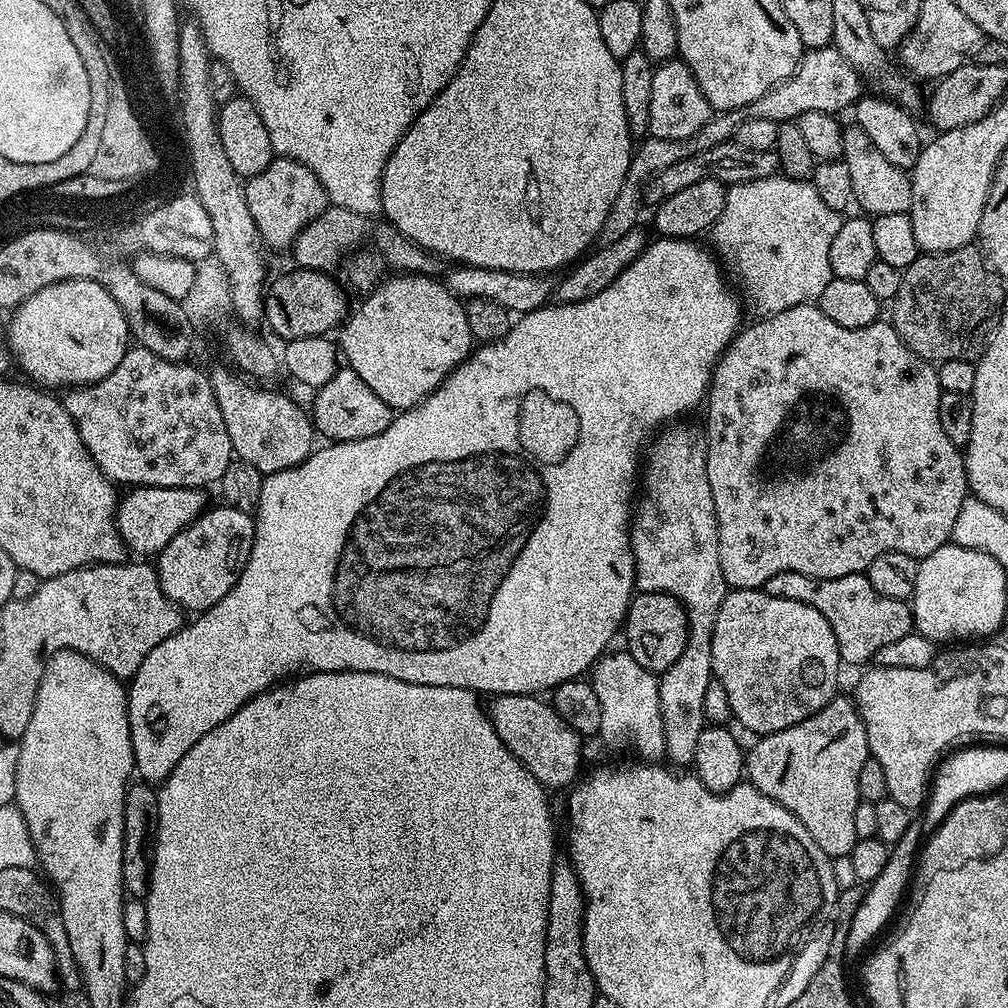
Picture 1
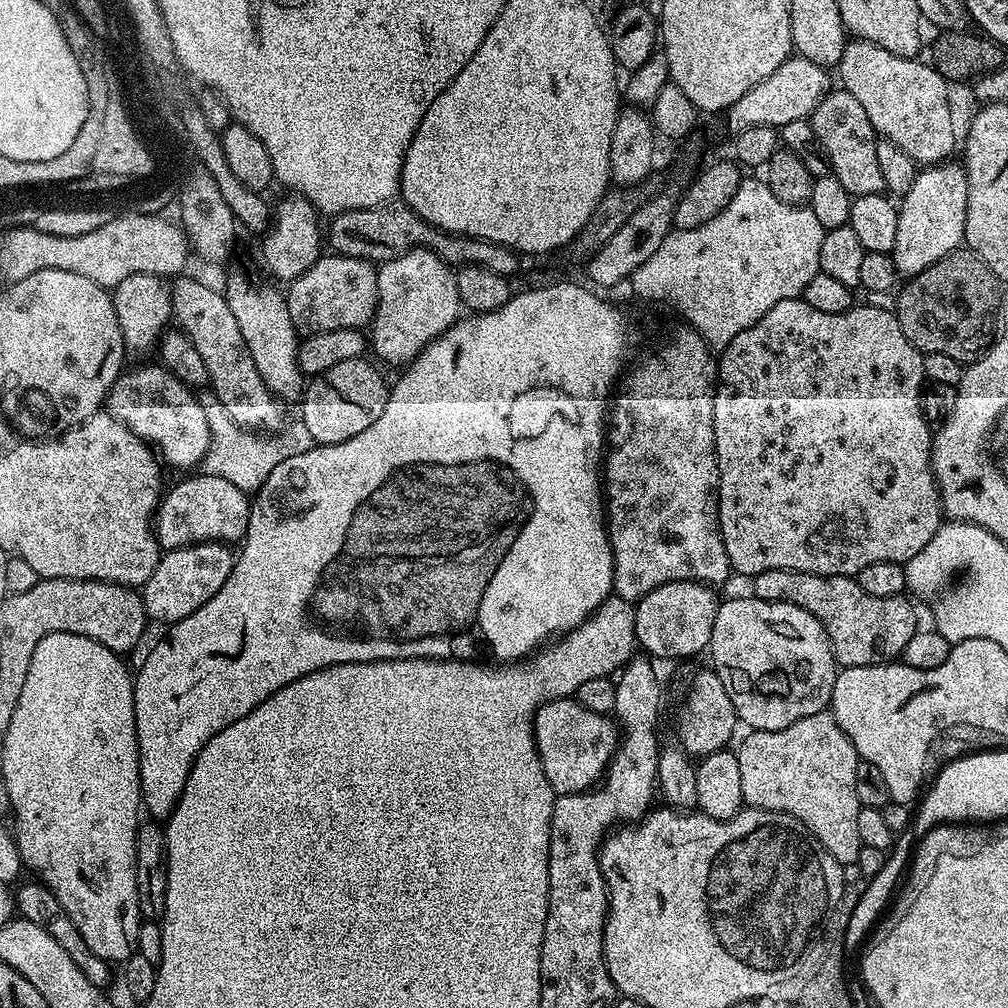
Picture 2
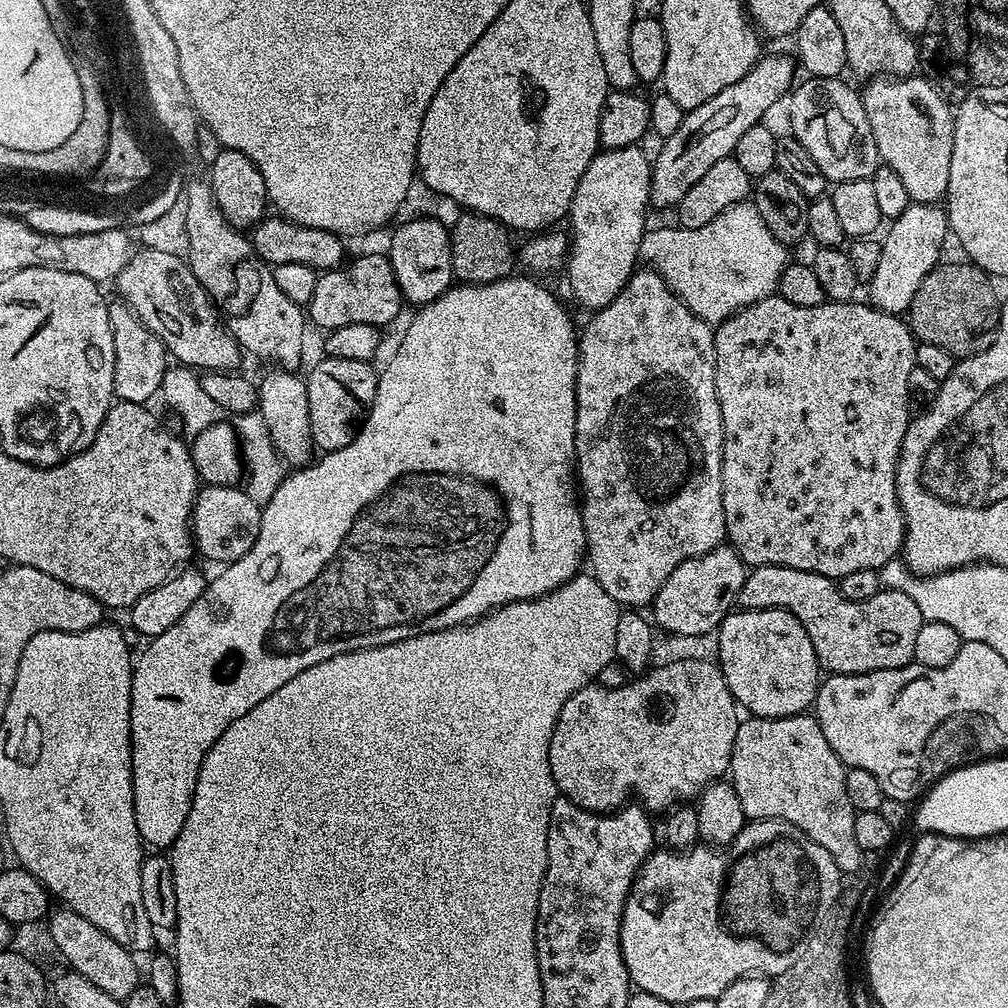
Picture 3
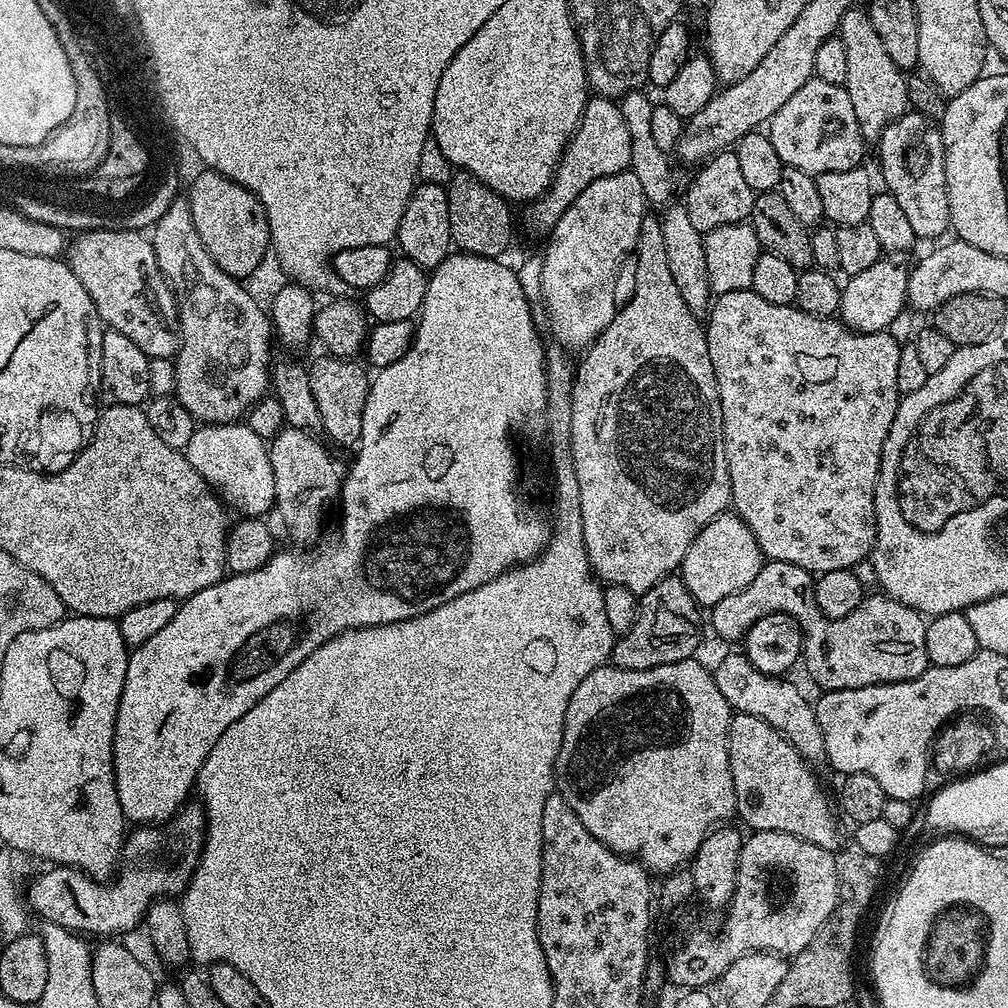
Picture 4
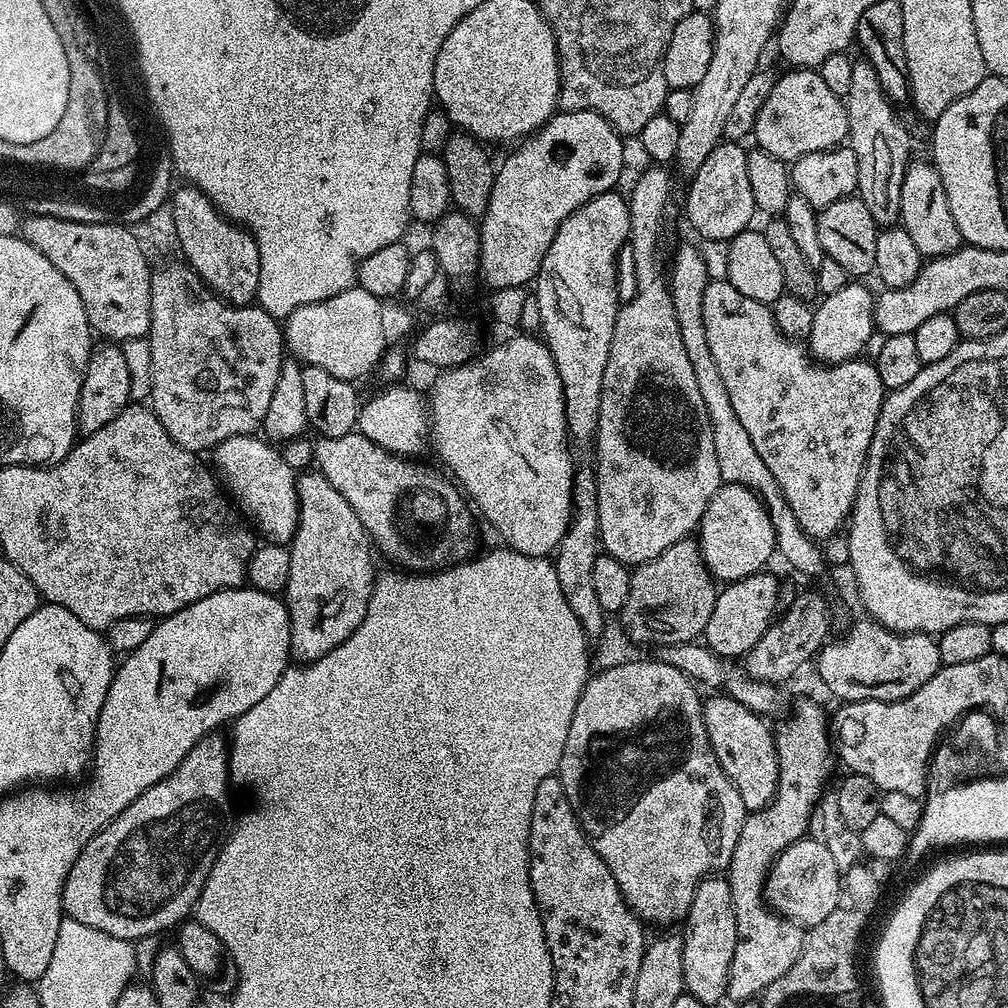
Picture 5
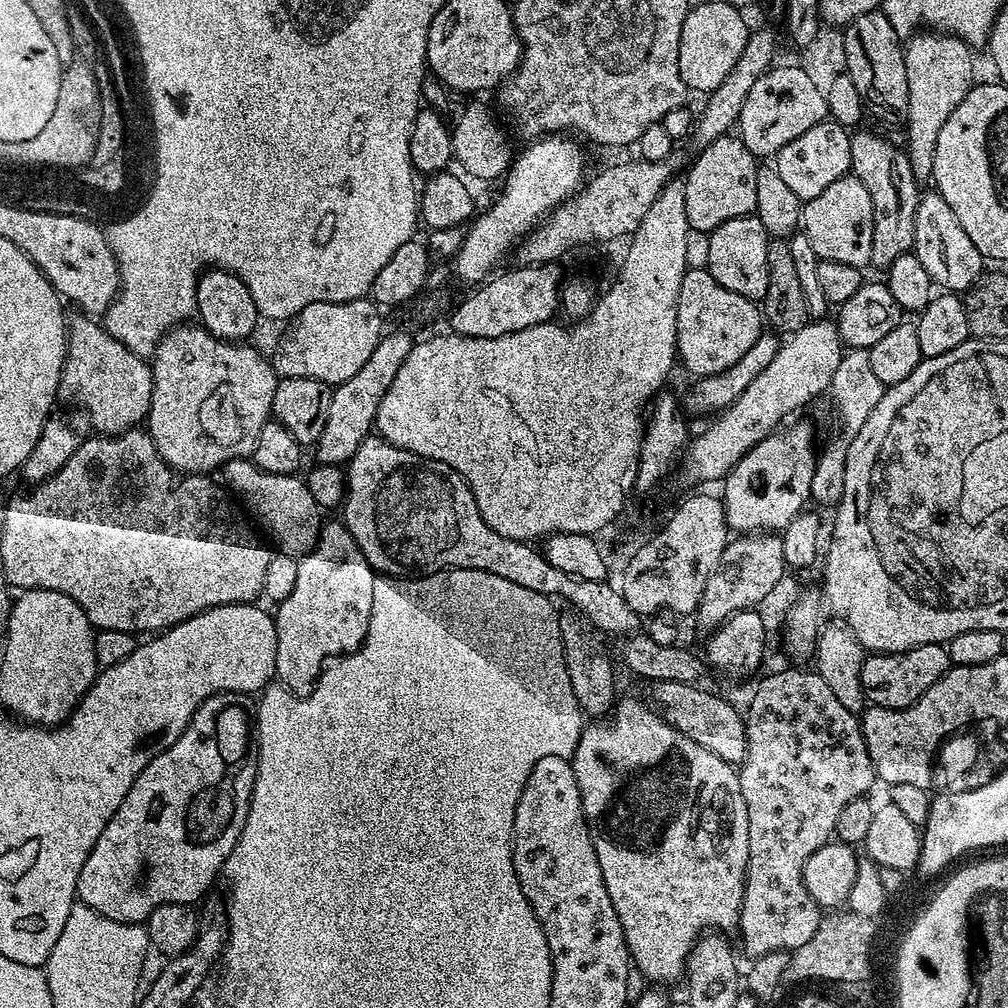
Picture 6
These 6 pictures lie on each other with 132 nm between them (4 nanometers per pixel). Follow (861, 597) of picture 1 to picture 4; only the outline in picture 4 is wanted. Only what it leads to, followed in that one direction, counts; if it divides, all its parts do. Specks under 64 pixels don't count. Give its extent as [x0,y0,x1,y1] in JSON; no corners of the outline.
[710,560,930,692]

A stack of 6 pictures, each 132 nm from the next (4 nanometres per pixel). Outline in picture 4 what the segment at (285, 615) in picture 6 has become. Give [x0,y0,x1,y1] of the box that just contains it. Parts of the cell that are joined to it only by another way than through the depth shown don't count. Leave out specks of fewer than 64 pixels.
[268,426,342,546]

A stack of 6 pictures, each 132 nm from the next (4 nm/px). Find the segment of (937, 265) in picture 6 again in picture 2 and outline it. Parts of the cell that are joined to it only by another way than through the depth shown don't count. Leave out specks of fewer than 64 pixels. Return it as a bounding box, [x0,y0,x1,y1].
[838,38,958,166]

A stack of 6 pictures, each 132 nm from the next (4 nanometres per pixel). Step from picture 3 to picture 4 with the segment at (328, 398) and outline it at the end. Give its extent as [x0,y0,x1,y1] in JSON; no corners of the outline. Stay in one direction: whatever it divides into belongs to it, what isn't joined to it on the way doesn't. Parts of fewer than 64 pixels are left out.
[308,354,370,446]

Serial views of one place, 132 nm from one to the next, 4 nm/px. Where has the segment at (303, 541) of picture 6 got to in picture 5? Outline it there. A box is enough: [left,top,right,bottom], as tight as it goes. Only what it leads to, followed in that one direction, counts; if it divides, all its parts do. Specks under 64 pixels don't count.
[211,434,300,545]

